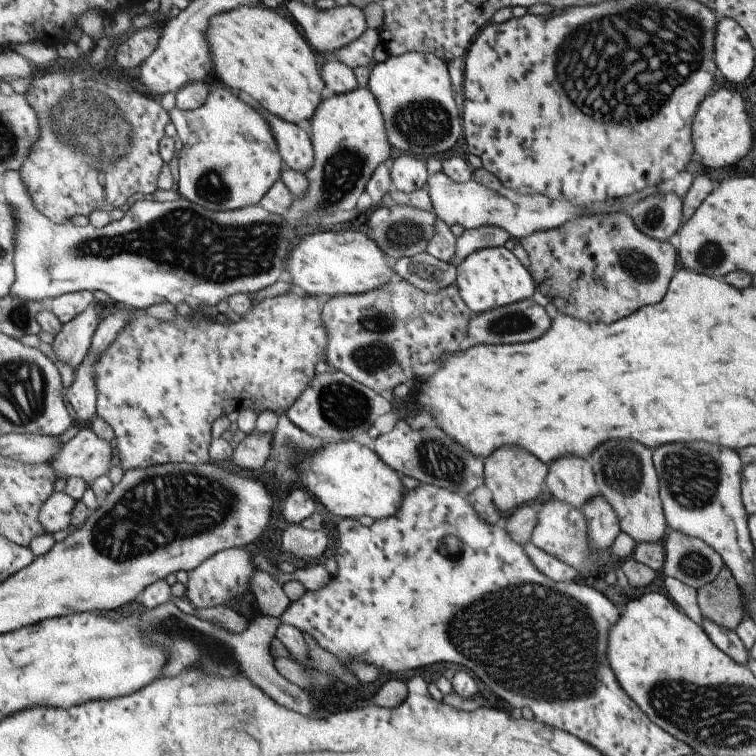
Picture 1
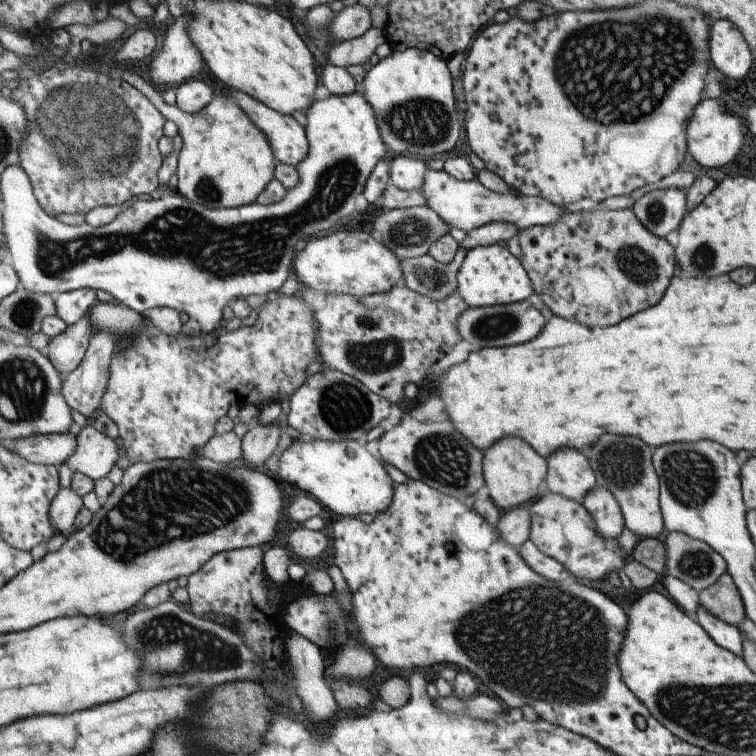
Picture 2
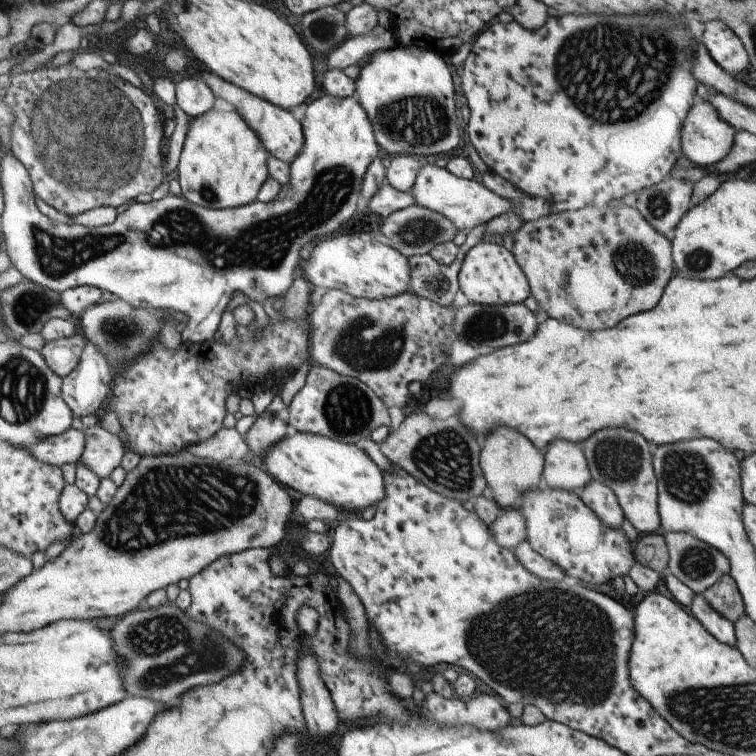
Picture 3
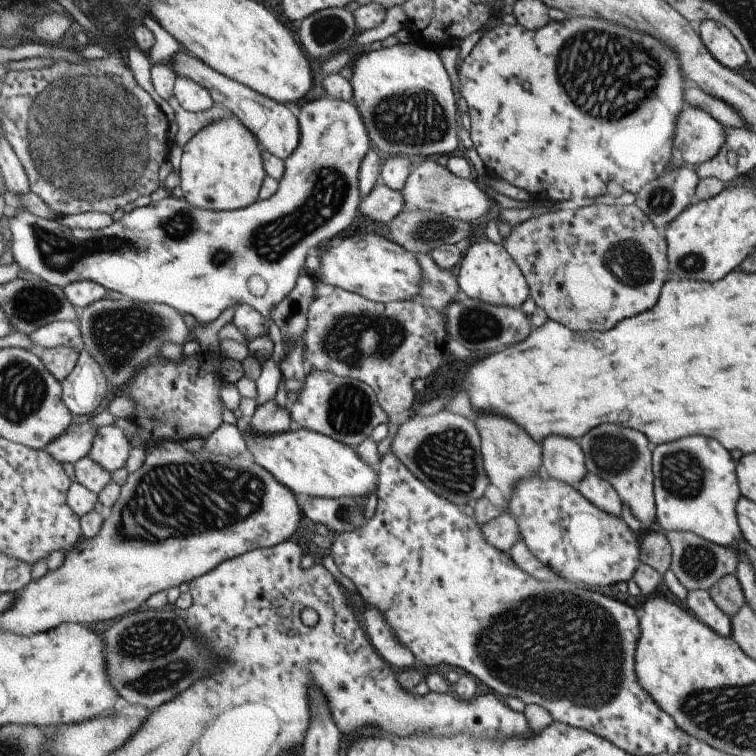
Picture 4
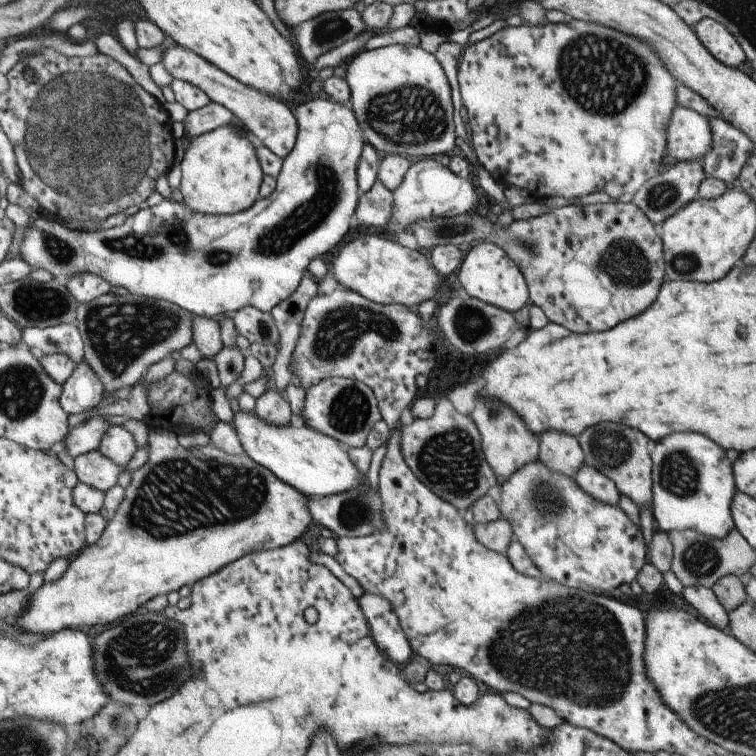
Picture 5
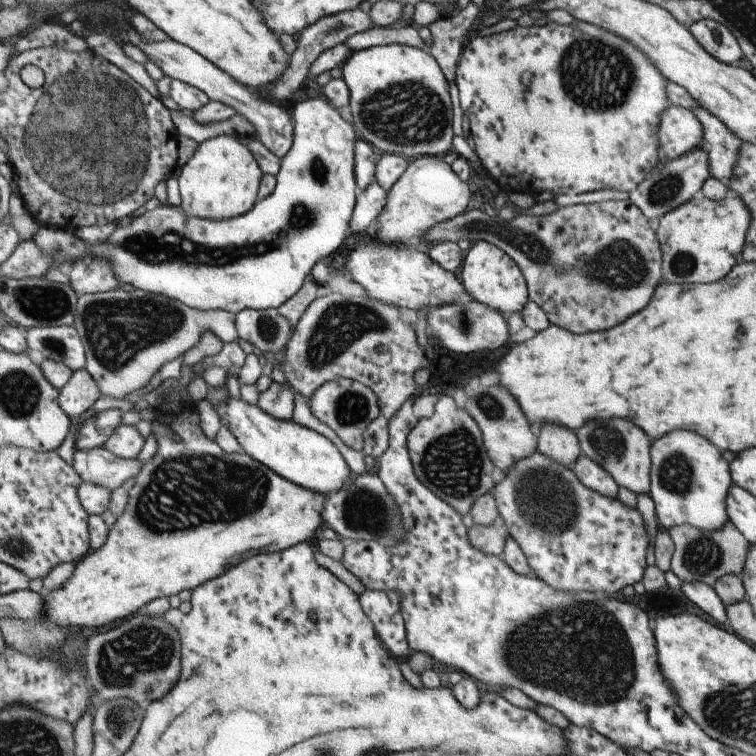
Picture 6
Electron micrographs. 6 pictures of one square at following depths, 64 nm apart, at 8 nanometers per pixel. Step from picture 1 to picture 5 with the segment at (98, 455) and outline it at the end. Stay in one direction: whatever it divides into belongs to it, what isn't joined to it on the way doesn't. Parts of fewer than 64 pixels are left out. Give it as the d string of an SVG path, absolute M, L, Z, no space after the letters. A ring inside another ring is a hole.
M113 425L103 437L99 450L124 467L139 448L135 436L127 428L123 428L123 425Z

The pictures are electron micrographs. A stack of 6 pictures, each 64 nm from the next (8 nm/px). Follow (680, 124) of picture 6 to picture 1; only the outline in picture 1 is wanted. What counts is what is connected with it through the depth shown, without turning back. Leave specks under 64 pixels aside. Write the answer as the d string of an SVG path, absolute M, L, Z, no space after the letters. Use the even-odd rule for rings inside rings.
M733 86L717 87L714 94L707 95L699 103L690 126L692 152L707 168L725 168L747 154L751 146L751 124L749 114Z

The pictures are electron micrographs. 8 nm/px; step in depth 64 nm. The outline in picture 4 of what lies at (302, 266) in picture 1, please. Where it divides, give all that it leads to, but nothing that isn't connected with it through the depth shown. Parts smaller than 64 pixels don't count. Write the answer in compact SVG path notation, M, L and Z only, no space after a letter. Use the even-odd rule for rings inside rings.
M379 234L335 239L326 251L318 253L318 257L320 269L312 275L317 282L327 284L328 289L341 287L383 304L393 301L413 301L421 296L424 270L418 254Z

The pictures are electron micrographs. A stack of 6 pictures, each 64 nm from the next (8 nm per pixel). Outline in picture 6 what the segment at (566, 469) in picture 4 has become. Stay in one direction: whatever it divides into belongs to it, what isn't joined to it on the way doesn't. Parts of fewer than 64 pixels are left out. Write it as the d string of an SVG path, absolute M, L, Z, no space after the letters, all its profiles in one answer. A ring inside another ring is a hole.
M551 422L540 425L539 451L570 469L583 453L577 432Z

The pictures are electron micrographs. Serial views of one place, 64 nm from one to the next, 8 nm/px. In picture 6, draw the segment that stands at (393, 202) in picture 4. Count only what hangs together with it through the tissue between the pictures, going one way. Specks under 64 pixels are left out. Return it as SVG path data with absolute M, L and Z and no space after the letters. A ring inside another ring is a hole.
M377 181L371 183L364 191L359 191L357 204L352 216L351 232L363 234L370 232L378 214L386 205L388 191Z

